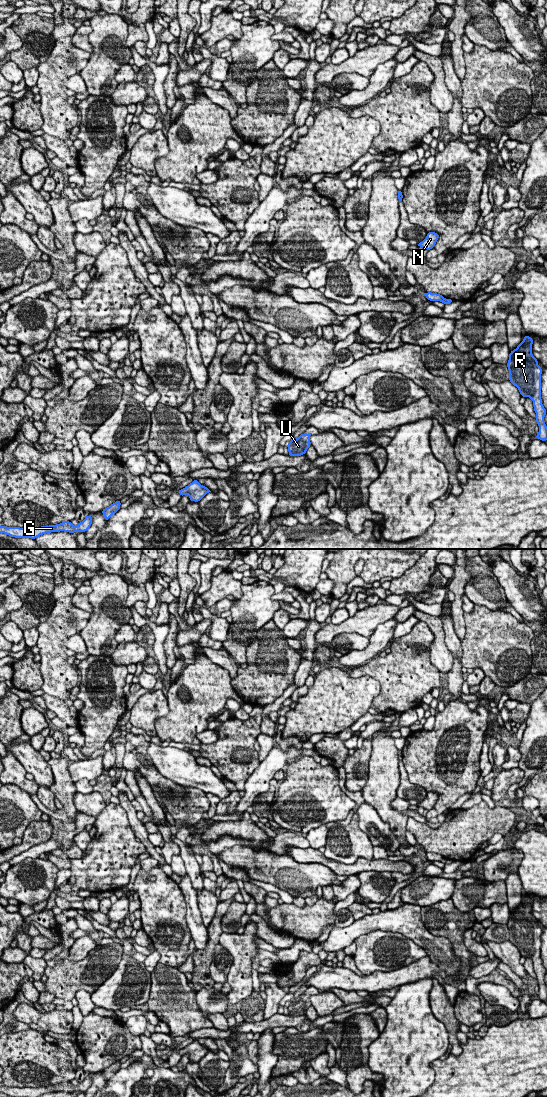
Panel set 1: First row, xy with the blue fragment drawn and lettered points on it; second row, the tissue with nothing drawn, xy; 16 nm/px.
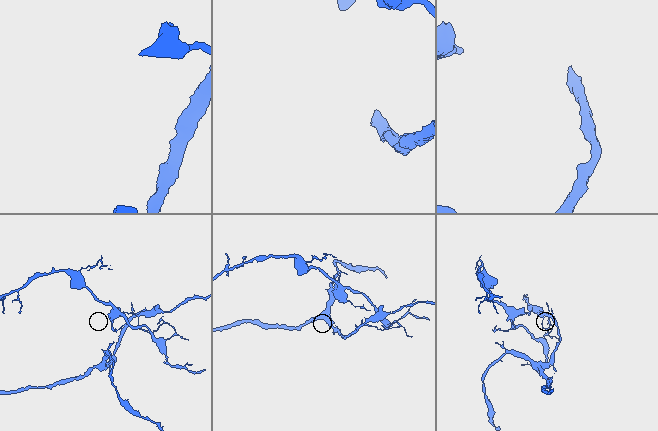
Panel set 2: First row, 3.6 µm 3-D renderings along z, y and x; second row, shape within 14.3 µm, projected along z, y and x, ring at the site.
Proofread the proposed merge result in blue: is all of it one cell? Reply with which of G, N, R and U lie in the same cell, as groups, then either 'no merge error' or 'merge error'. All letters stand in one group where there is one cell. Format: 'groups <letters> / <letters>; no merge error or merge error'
groups G N U / R; merge error

